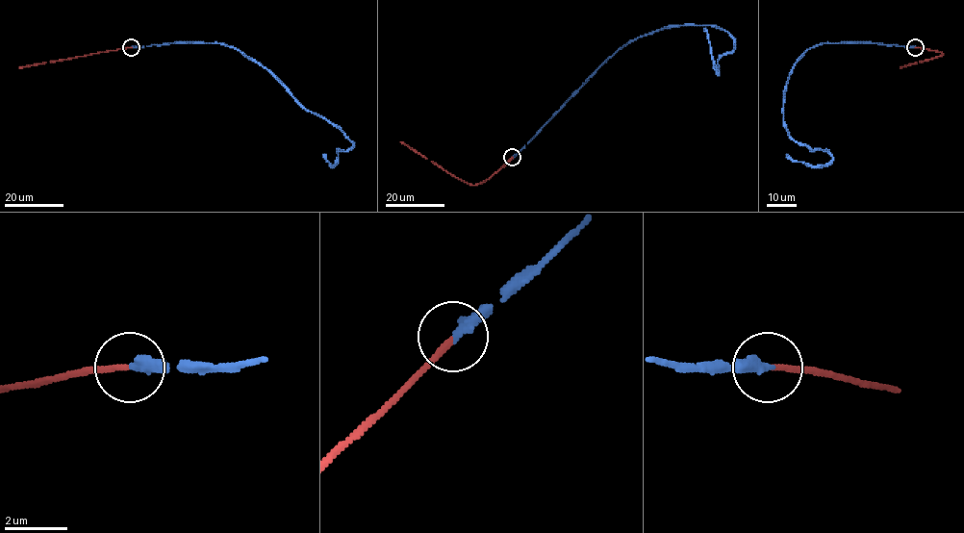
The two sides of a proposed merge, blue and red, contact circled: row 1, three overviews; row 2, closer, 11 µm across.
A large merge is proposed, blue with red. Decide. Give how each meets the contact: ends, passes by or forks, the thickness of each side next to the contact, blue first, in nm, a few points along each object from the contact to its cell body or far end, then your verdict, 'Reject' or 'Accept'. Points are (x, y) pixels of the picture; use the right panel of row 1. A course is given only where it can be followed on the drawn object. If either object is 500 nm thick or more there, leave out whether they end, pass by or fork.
At the ring blue ends. At the ring red ends. Thickness 340 nm (blue) against 170 nm. Course of blue: (915, 47), (809, 48), (786, 86), (784, 126), (794, 140), (825, 149), (831, 159), (814, 166), (786, 154). Course of red: (915, 47), (943, 54), (900, 67). Accept

